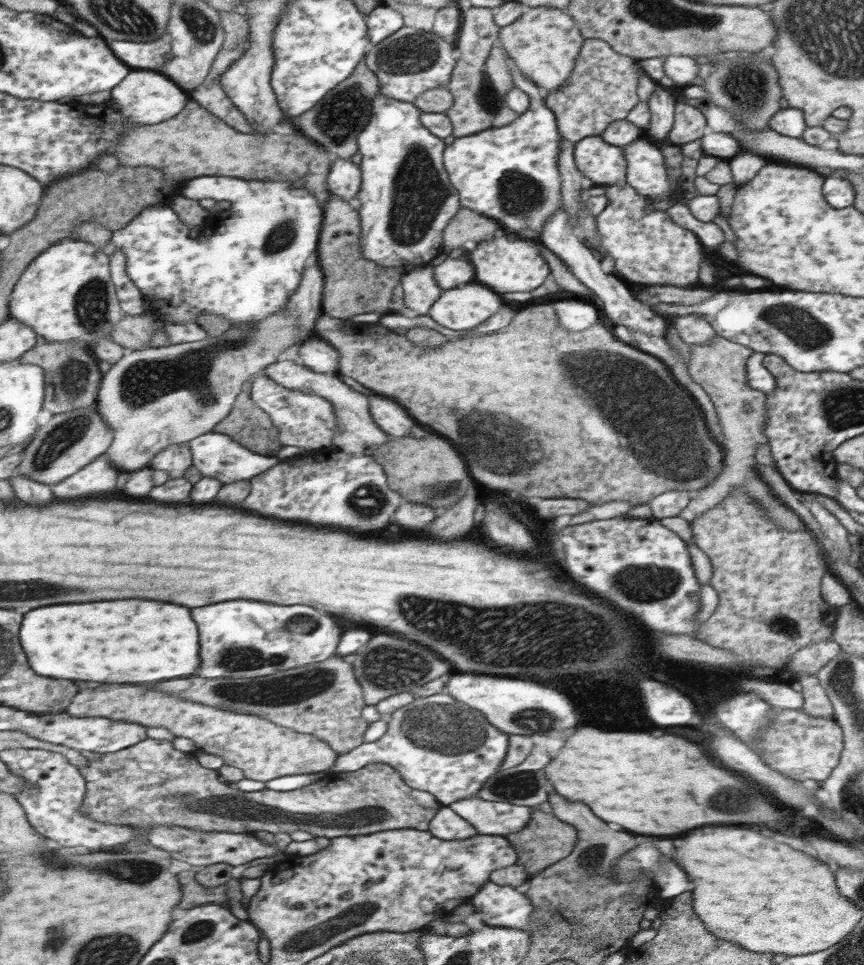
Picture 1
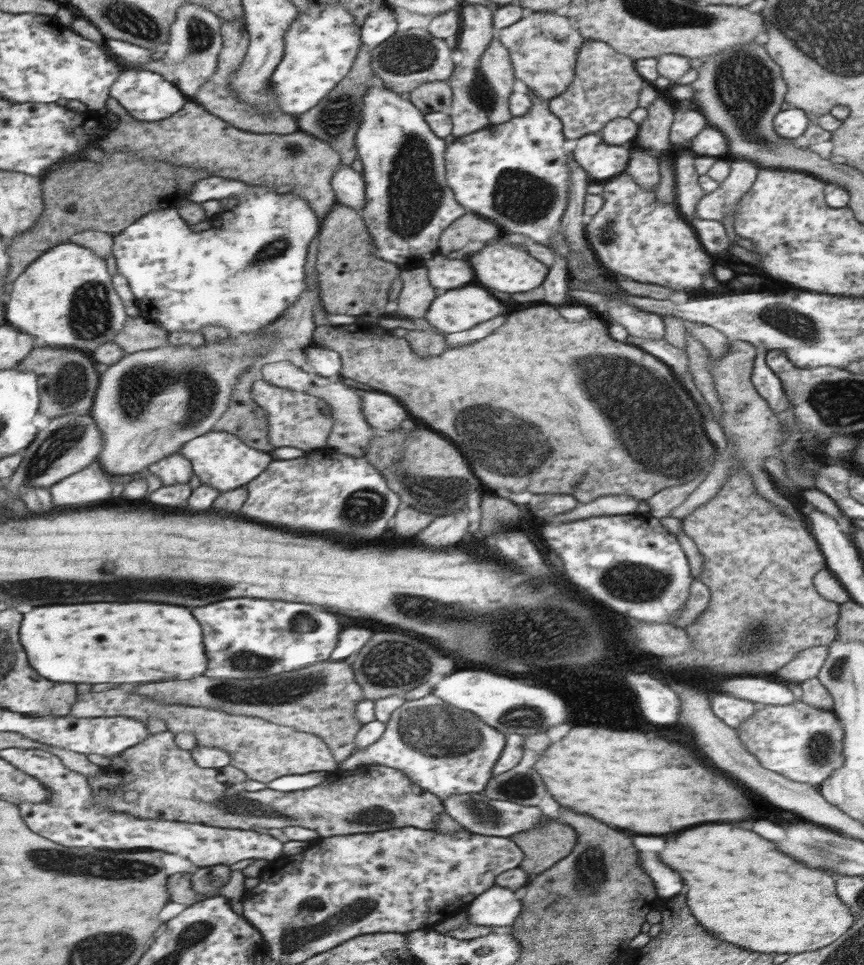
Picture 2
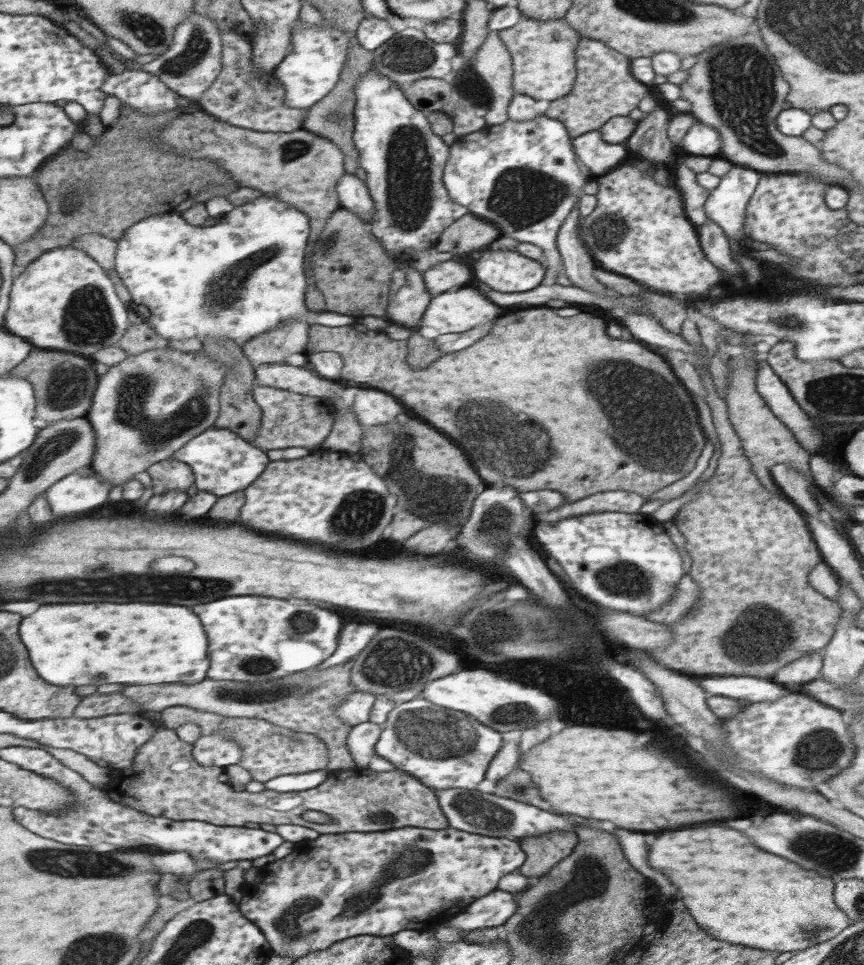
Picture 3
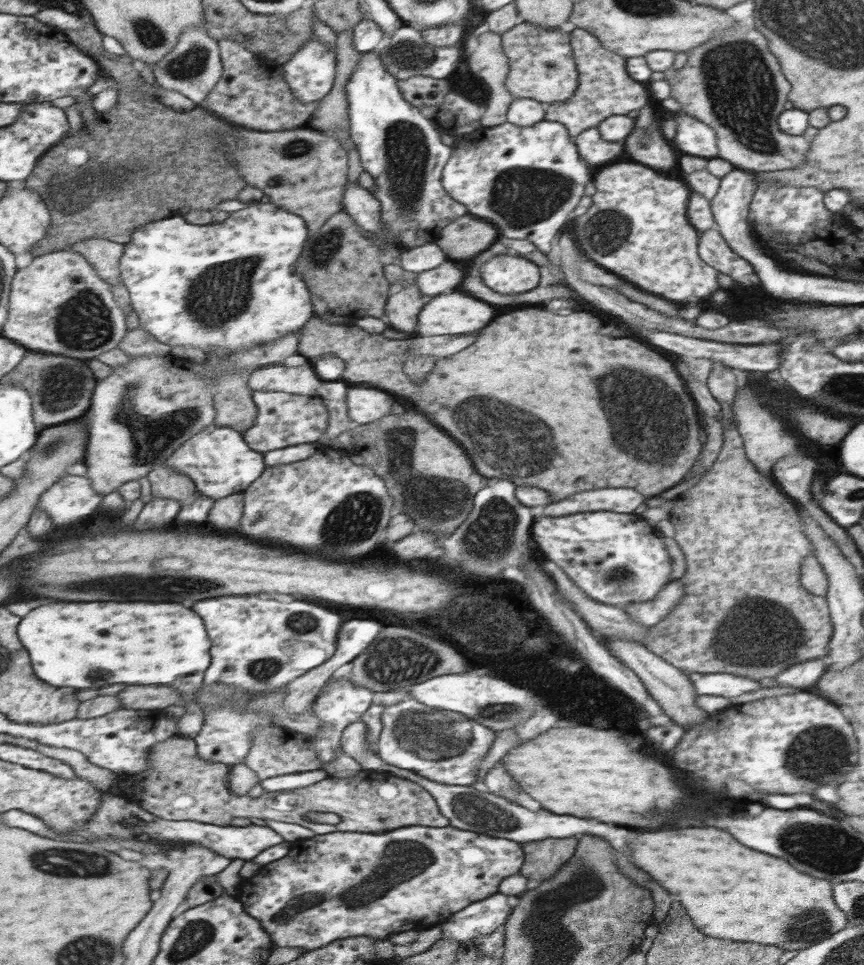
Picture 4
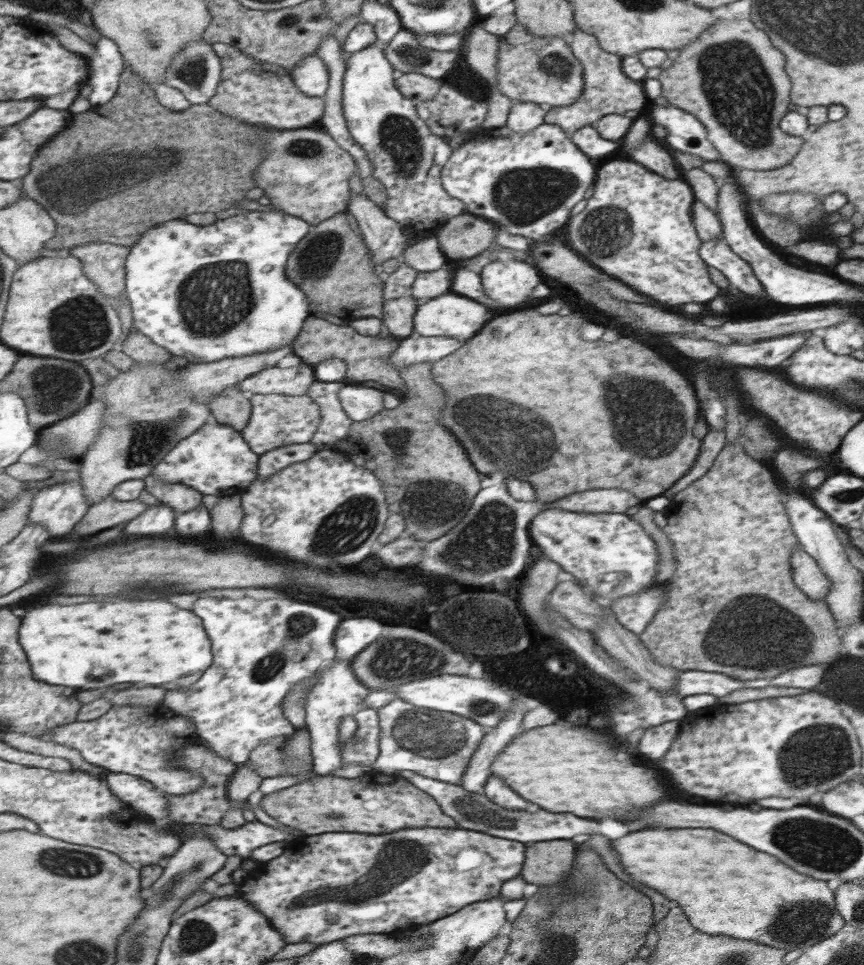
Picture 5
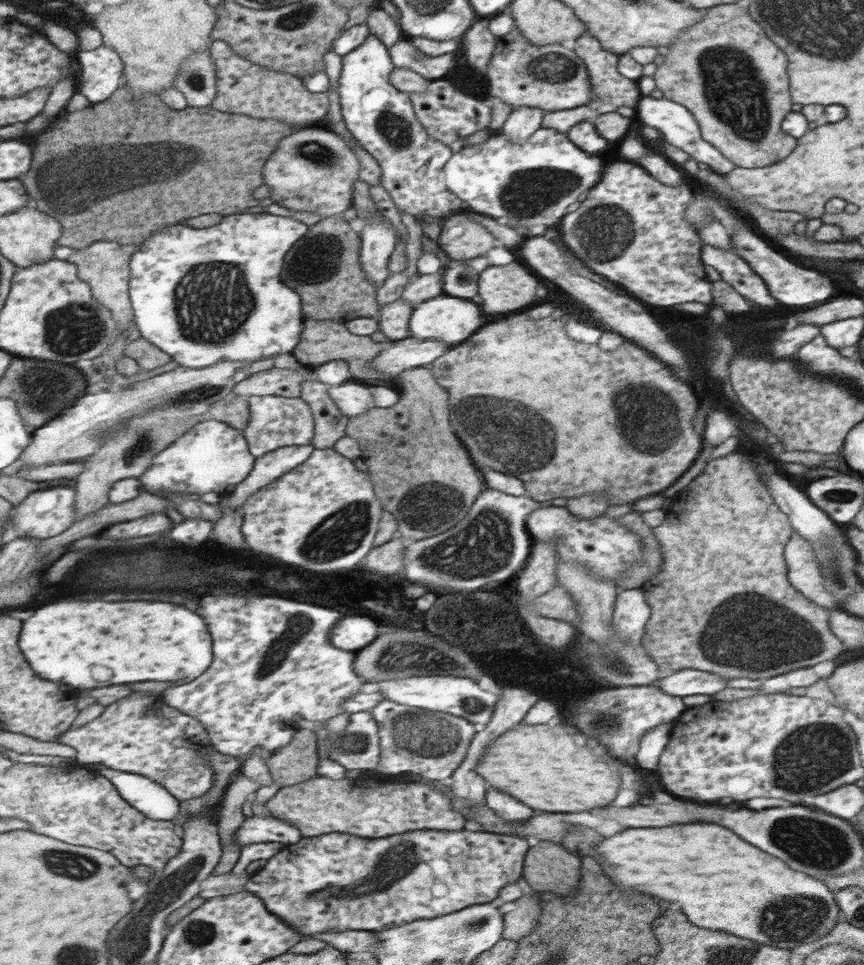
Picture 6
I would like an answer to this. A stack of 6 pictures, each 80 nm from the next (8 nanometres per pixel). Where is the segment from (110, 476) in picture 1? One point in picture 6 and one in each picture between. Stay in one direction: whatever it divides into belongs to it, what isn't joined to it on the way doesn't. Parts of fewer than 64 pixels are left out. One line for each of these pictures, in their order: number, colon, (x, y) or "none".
2: (93, 485)
3: (78, 493)
4: (72, 498)
5: (60, 507)
6: (47, 513)

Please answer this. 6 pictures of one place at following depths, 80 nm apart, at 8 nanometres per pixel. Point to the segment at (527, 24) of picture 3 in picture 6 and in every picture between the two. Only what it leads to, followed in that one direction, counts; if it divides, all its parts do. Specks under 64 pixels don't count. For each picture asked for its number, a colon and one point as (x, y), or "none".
4: (541, 63)
5: (541, 70)
6: (552, 78)

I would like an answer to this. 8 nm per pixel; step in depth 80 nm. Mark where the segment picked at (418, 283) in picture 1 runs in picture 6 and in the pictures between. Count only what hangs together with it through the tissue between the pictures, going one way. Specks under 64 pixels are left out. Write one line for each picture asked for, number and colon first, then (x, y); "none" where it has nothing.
2: (416, 294)
3: (406, 309)
4: (402, 309)
5: (398, 312)
6: (395, 316)

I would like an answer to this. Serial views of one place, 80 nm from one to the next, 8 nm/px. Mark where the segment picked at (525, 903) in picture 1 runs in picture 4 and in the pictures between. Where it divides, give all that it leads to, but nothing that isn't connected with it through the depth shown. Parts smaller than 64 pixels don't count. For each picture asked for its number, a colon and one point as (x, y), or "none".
2: (495, 907)
3: (491, 910)
4: (480, 918)

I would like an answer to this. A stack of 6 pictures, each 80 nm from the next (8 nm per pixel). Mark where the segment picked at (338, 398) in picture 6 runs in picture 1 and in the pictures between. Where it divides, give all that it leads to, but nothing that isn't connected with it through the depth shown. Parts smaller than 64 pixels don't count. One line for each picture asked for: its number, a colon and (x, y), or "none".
1: (391, 418)
2: (383, 412)
3: (372, 407)
4: (365, 405)
5: (361, 402)

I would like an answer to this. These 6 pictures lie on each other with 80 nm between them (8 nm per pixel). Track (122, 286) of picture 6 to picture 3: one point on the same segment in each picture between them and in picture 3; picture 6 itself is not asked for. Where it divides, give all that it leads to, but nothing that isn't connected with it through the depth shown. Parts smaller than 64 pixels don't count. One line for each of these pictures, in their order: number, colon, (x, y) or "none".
3: (104, 249)
4: (104, 254)
5: (105, 263)

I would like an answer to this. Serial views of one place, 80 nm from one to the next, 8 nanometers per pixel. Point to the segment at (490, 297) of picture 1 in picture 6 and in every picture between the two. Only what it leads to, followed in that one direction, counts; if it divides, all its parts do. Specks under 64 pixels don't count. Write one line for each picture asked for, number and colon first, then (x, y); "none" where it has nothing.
2: (460, 309)
3: (464, 309)
4: (458, 313)
5: (450, 315)
6: (451, 320)

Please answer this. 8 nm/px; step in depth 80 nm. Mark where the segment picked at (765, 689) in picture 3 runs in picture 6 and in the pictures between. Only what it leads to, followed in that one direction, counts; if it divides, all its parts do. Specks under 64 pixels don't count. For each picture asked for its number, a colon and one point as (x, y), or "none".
4: (726, 685)
5: (690, 682)
6: (686, 682)

